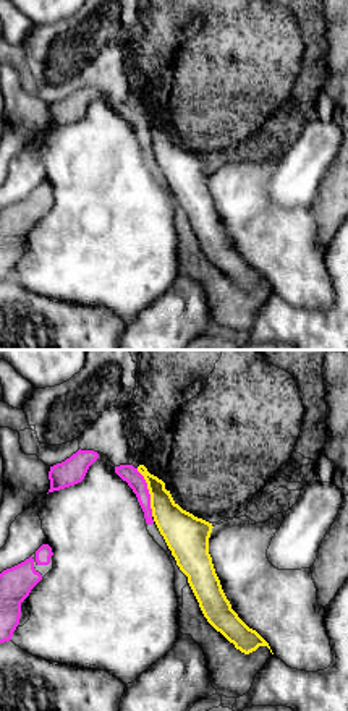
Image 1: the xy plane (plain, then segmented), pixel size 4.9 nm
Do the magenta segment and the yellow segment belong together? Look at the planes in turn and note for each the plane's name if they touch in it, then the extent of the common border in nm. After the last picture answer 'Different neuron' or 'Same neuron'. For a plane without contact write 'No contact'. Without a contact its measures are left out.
Touches magenta in xy. Shared border 260 nm

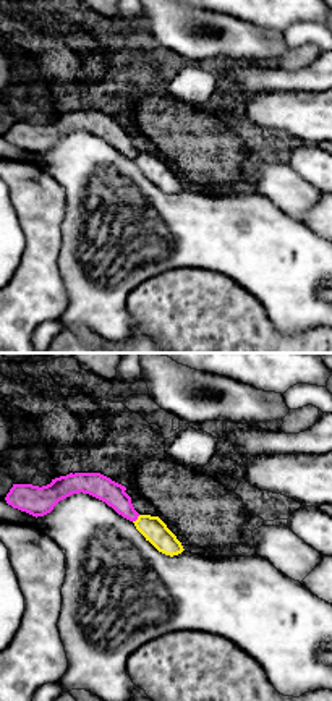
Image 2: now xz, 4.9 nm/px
Touches magenta in xz. Shared border 50 nm

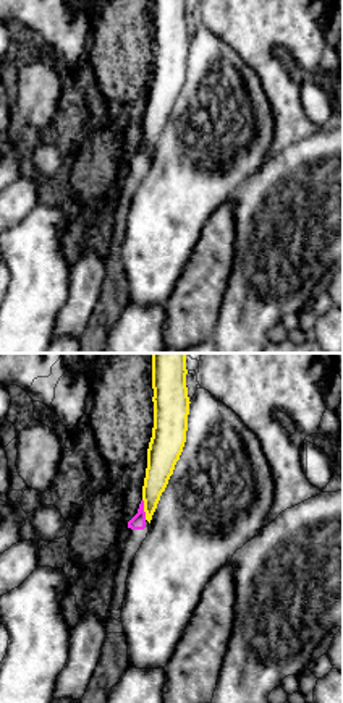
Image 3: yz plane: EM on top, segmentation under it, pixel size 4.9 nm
Touches magenta in yz. Shared border 110 nm

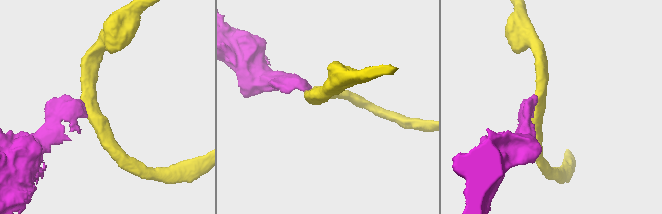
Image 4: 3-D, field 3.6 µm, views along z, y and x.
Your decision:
Different neuron

